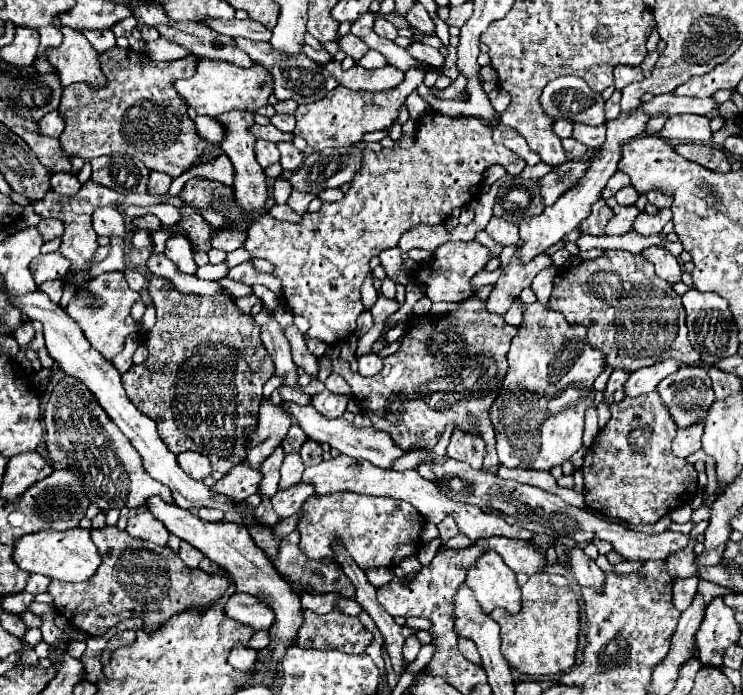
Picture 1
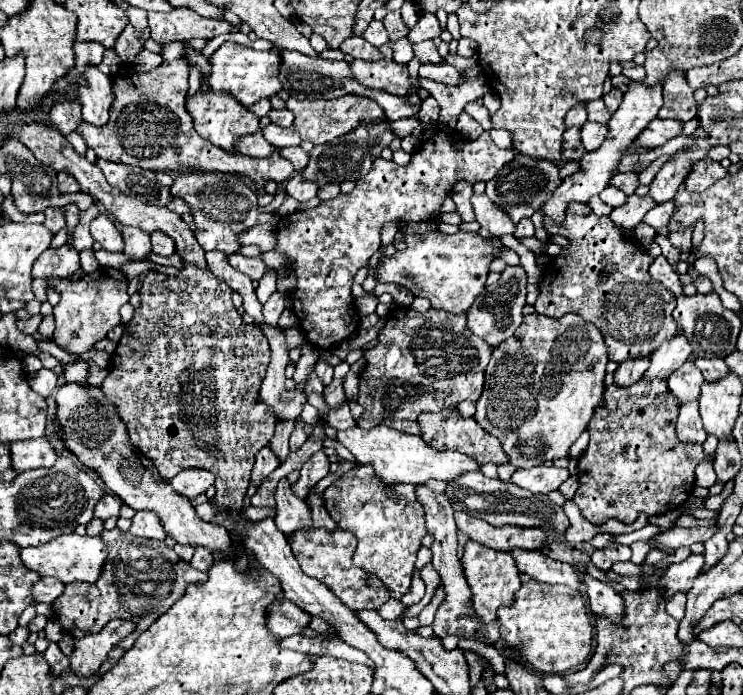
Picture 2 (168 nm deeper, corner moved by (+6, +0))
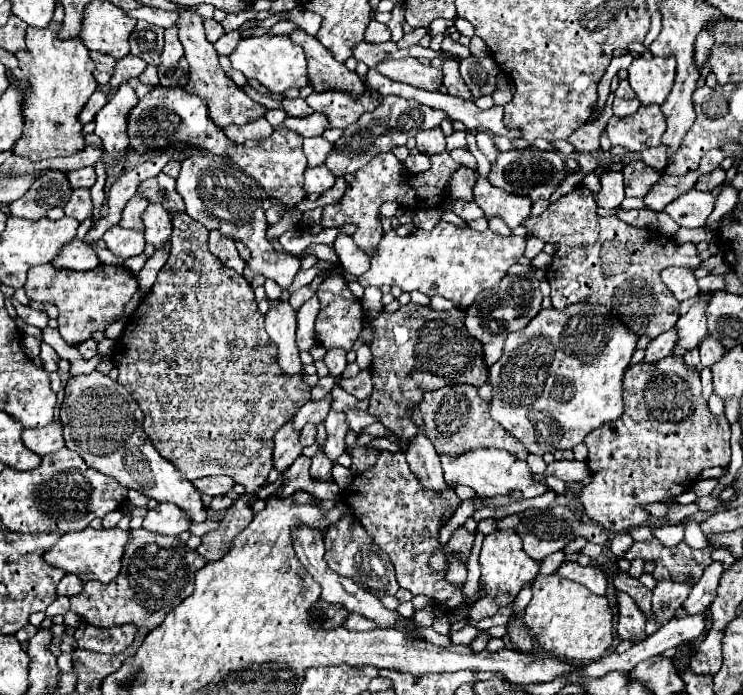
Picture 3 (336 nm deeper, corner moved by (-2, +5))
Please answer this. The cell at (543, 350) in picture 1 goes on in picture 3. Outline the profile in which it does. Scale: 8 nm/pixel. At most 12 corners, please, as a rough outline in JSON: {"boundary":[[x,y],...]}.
{"boundary":[[541,309],[489,369],[529,453],[623,415],[637,349],[615,313]]}

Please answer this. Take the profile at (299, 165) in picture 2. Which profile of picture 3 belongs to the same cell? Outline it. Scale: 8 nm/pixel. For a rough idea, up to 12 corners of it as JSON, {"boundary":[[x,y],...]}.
{"boundary":[[323,137],[305,139],[309,167],[323,165],[333,145]]}

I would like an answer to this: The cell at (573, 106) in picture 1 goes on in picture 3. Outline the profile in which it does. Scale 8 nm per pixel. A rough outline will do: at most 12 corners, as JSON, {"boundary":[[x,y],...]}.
{"boundary":[[615,99],[613,113],[617,117],[633,115],[641,101]]}

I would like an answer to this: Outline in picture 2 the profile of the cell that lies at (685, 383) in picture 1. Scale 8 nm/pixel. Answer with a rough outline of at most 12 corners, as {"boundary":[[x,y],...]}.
{"boundary":[[685,362],[667,378],[677,402],[699,400],[701,370]]}

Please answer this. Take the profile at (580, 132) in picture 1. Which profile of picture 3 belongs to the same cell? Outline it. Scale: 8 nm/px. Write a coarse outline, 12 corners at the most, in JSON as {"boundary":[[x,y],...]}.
{"boundary":[[659,105],[613,117],[605,131],[613,147],[633,153],[661,145]]}

